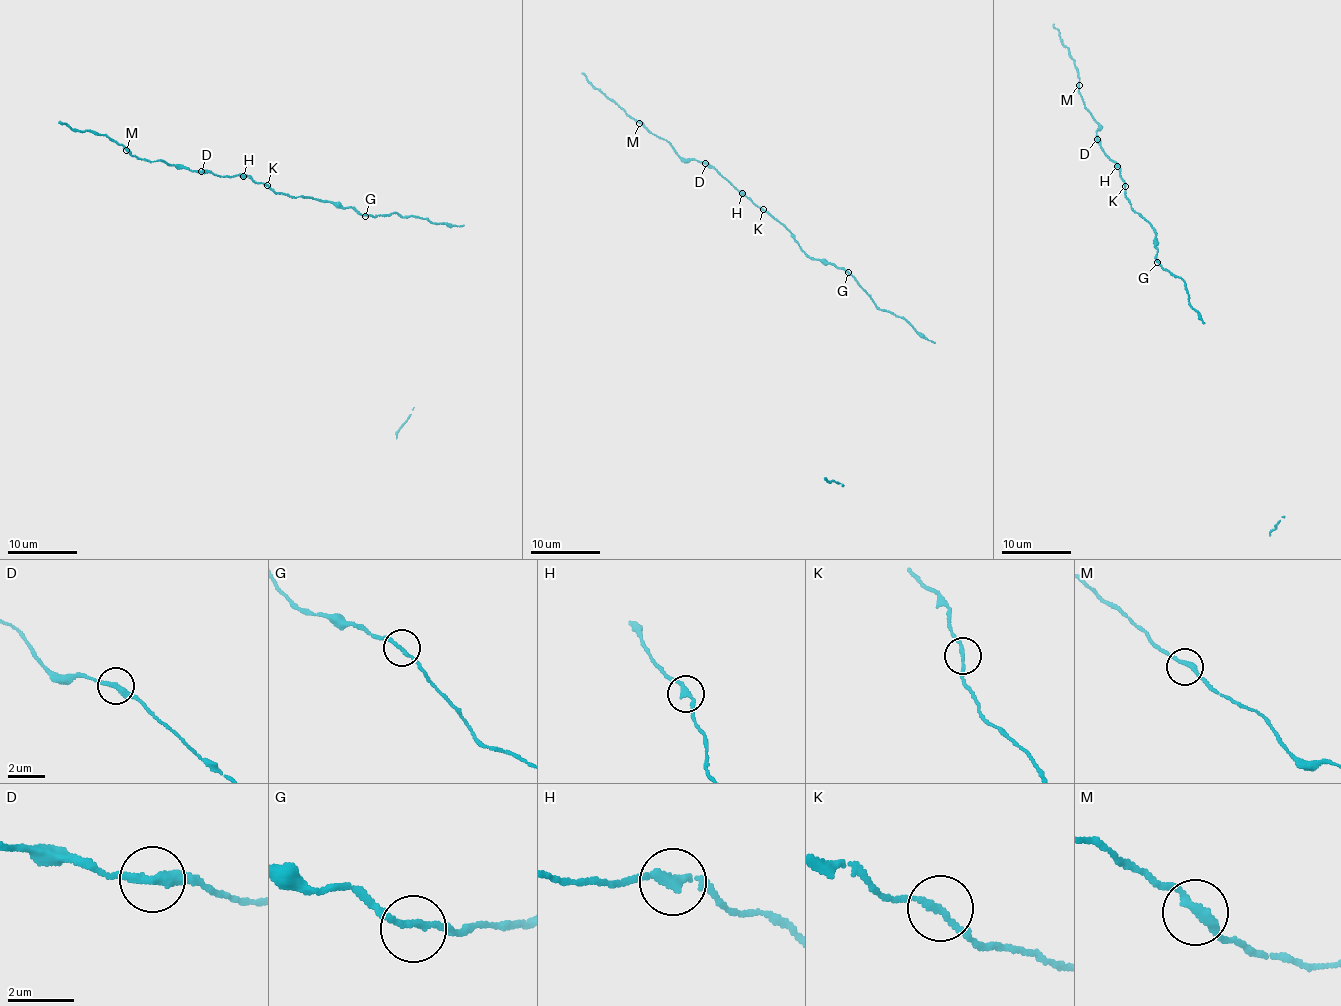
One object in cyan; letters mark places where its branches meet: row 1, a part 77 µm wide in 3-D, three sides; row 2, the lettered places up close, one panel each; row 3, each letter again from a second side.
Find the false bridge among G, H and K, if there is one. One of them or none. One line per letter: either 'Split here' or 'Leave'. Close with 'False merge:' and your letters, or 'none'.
G: Leave
H: Leave
K: Leave
False merge: none

